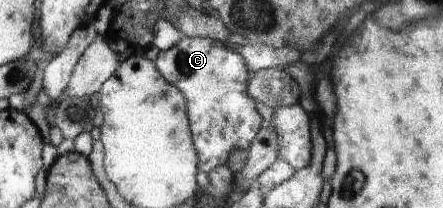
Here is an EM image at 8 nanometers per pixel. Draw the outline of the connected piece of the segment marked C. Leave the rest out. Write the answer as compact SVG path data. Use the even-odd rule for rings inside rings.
M184 36L171 49L160 50L154 64L169 84L180 89L188 103L188 119L202 172L208 174L226 166L229 155L237 149L248 152L263 121L255 109L255 99L248 93L248 64L238 51L227 42Z

